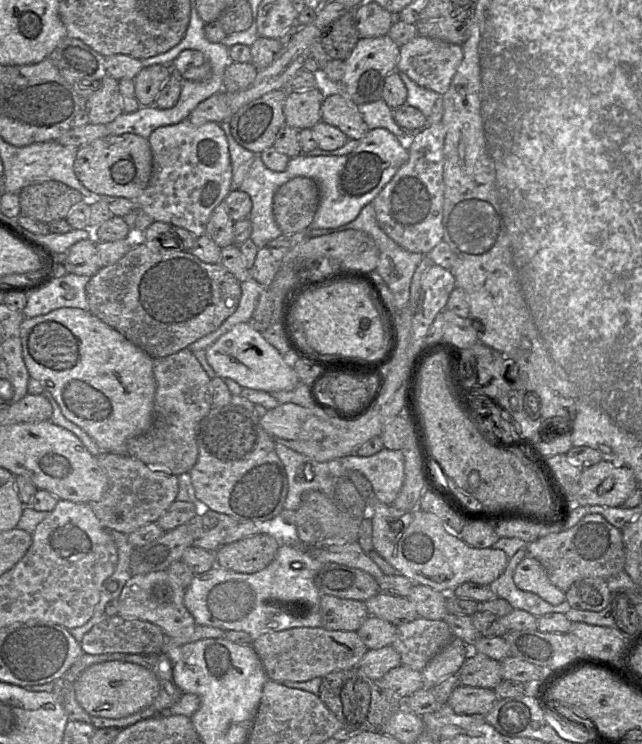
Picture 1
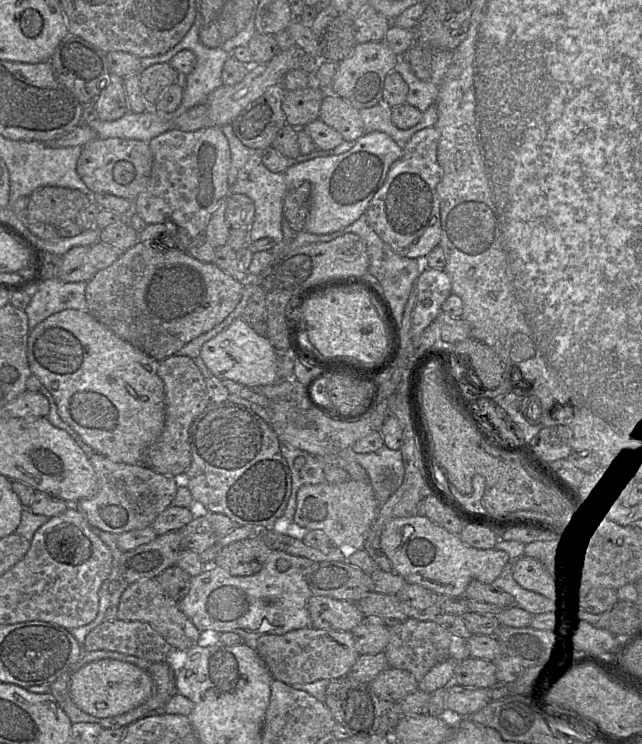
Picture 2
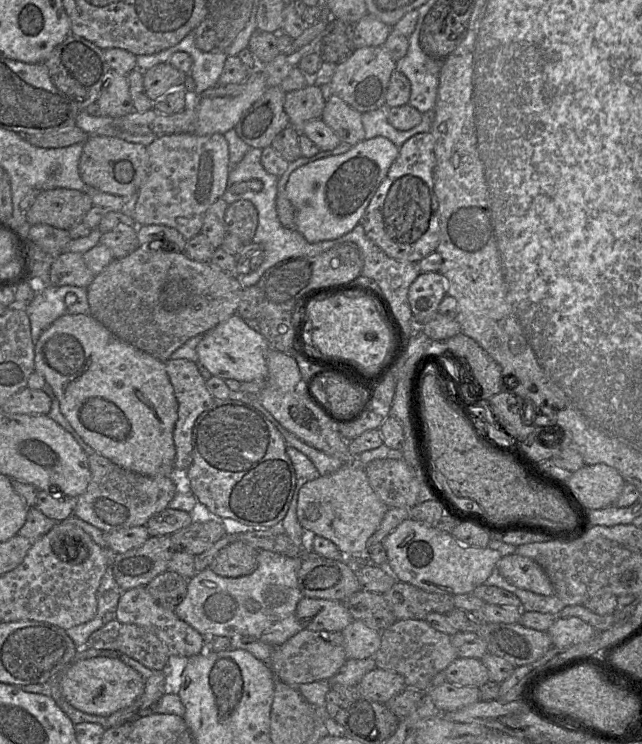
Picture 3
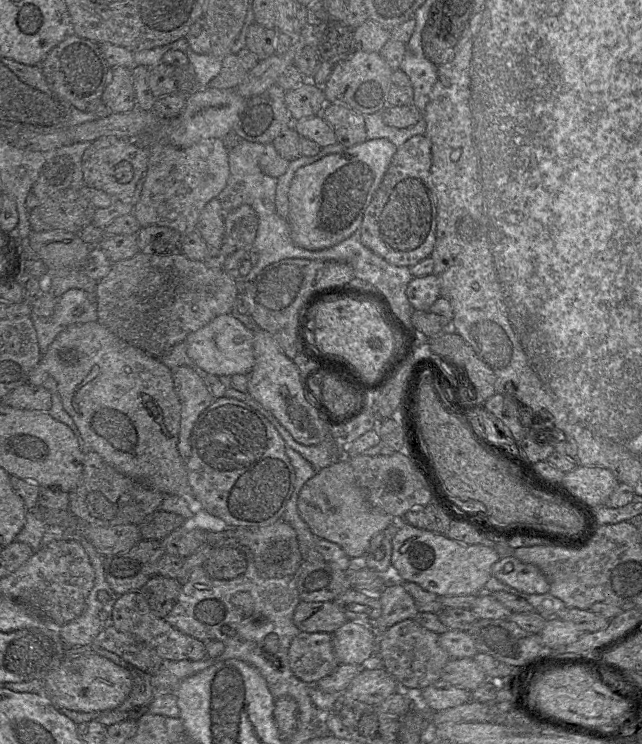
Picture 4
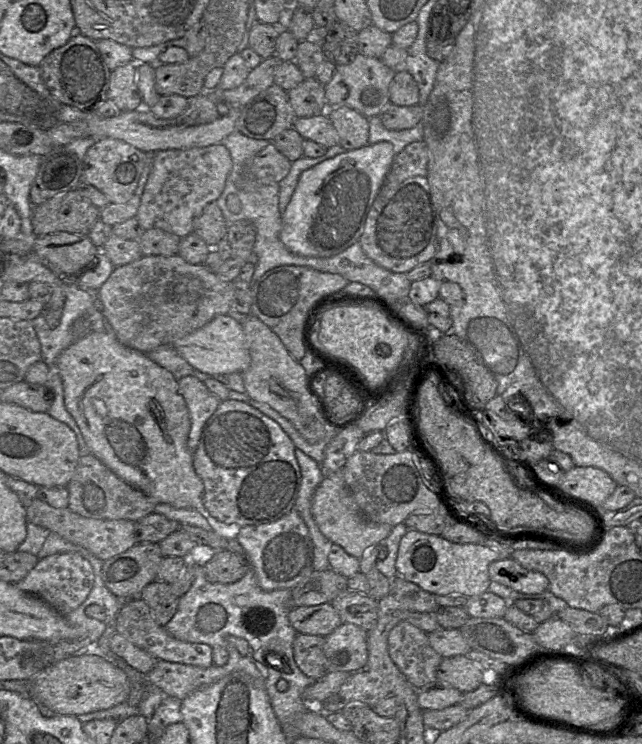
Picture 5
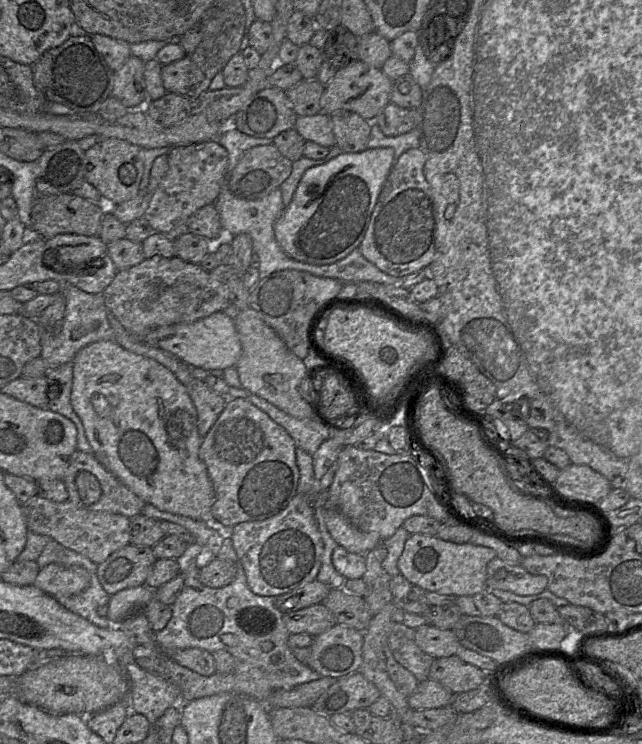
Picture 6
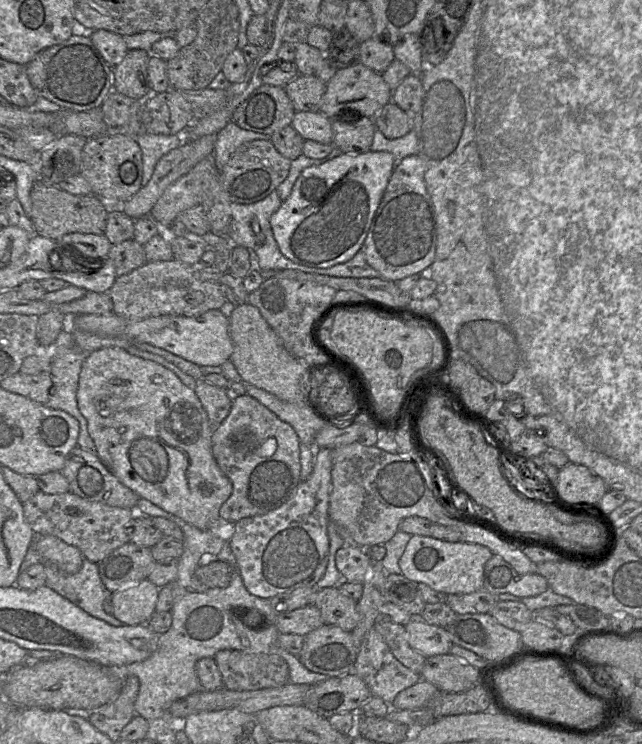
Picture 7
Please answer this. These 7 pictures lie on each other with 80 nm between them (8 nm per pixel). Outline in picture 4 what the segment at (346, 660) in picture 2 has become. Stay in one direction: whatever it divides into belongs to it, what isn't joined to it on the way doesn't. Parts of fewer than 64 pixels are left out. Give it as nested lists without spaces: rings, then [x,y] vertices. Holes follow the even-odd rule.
[[[300,631],[288,650],[293,674],[305,683],[316,683],[332,673],[339,665],[334,653],[332,634]]]

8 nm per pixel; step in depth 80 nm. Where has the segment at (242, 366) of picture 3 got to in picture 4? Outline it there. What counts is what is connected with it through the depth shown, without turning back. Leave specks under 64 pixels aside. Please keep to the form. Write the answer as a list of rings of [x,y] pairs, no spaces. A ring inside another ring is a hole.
[[[232,314],[218,316],[200,330],[186,338],[187,354],[191,360],[209,375],[248,375],[252,371],[255,358],[253,349],[254,332]]]

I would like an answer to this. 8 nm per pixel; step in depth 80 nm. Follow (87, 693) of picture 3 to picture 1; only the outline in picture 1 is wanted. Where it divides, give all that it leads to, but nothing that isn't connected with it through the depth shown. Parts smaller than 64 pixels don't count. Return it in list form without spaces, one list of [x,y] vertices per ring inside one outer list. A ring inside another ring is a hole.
[[[108,661],[85,669],[74,683],[76,699],[91,716],[125,718],[149,706],[159,691],[155,674],[138,664]]]

